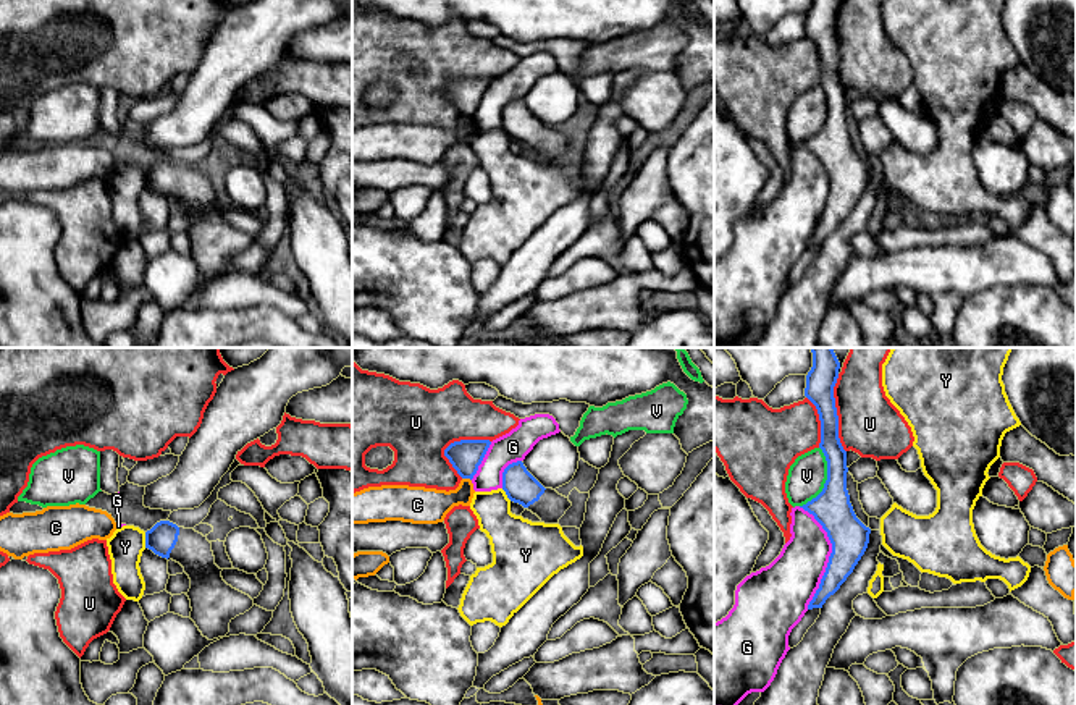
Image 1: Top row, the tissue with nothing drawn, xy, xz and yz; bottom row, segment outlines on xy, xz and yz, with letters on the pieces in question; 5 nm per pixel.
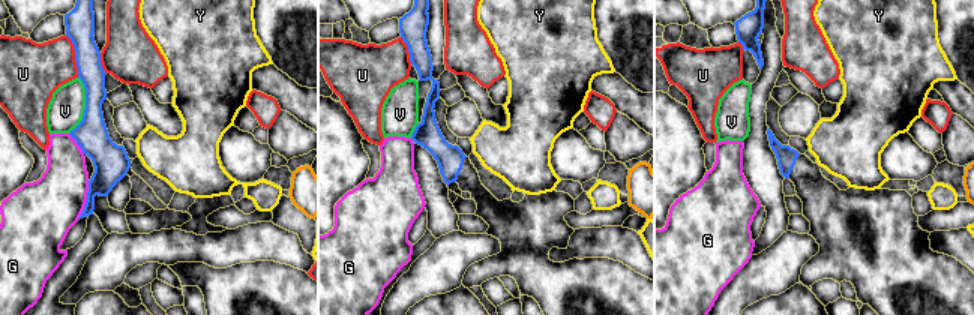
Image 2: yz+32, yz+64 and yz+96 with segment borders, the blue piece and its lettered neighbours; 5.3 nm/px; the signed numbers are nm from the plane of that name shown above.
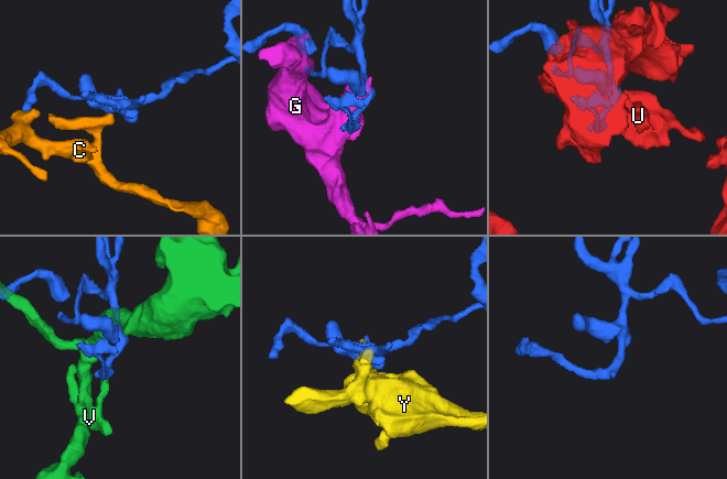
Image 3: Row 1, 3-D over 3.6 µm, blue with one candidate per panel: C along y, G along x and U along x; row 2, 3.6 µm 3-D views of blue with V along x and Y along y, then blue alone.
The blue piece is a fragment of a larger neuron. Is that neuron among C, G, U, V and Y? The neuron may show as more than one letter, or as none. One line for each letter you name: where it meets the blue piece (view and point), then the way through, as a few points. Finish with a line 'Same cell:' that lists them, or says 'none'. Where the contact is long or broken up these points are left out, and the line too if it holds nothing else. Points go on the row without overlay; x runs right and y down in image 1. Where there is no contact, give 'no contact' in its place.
Same cell: none

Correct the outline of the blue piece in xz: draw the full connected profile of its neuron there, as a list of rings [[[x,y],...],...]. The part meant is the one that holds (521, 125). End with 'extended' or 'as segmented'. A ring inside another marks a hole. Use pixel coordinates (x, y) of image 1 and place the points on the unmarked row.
[[[522,99],[512,100],[504,107],[502,128],[511,139],[522,142],[544,162],[559,162],[559,157],[572,144],[569,136],[553,126],[544,126]]]; extended

